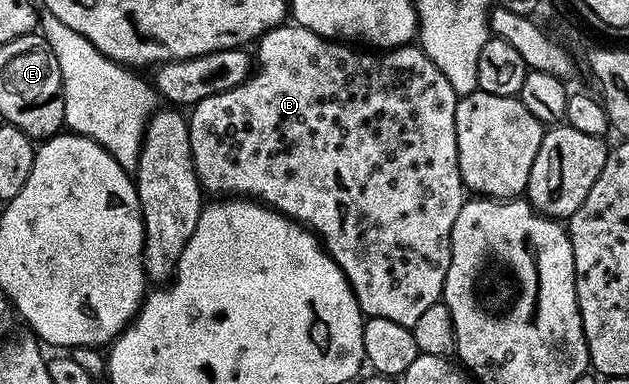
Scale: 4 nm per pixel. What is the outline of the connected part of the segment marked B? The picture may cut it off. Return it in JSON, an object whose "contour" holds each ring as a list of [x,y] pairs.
{"contour":[[[281,25],[265,31],[255,44],[254,63],[256,68],[246,82],[198,101],[187,116],[190,149],[201,188],[209,196],[212,194],[212,197],[247,197],[257,200],[303,223],[315,231],[324,246],[332,252],[336,264],[348,278],[348,284],[352,286],[365,316],[386,318],[411,328],[414,321],[422,317],[424,310],[441,302],[446,285],[446,269],[450,269],[454,221],[458,221],[458,213],[462,213],[466,198],[466,188],[458,169],[456,91],[450,89],[450,81],[442,77],[438,65],[434,65],[434,61],[430,61],[430,57],[426,57],[419,46],[393,47],[373,53],[368,49],[357,49],[344,41],[323,39],[318,33],[295,25]]]}

